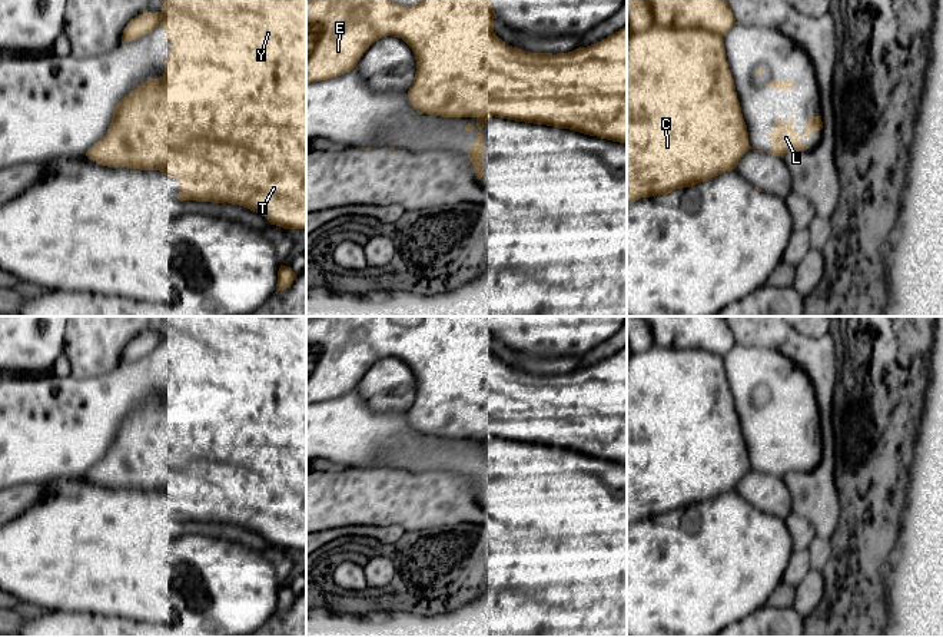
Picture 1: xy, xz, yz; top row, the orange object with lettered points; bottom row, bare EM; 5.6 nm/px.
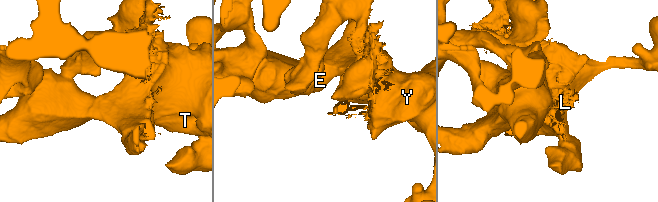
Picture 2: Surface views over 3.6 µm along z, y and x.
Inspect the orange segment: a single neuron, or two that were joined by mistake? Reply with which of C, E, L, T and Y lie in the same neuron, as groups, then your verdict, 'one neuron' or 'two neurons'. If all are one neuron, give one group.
groups C E L / T Y; two neurons

